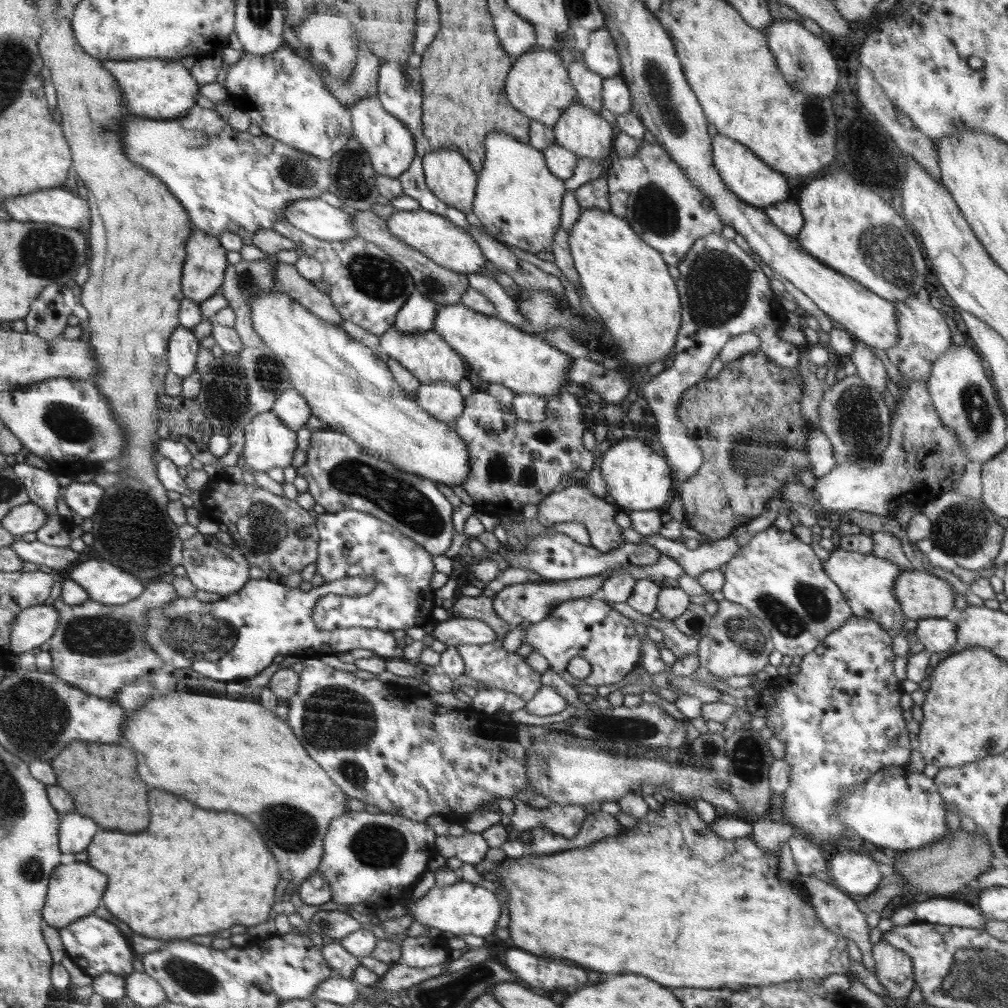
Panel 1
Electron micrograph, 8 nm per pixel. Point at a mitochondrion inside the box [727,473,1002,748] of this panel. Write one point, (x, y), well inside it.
(810, 605)

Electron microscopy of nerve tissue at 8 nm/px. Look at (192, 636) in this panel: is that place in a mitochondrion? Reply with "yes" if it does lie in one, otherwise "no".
yes

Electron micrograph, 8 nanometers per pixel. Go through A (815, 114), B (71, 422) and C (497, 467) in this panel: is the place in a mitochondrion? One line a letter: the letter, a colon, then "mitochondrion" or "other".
A: mitochondrion
B: mitochondrion
C: mitochondrion

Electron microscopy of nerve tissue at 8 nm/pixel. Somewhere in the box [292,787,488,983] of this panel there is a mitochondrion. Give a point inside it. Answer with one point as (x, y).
(375, 845)

